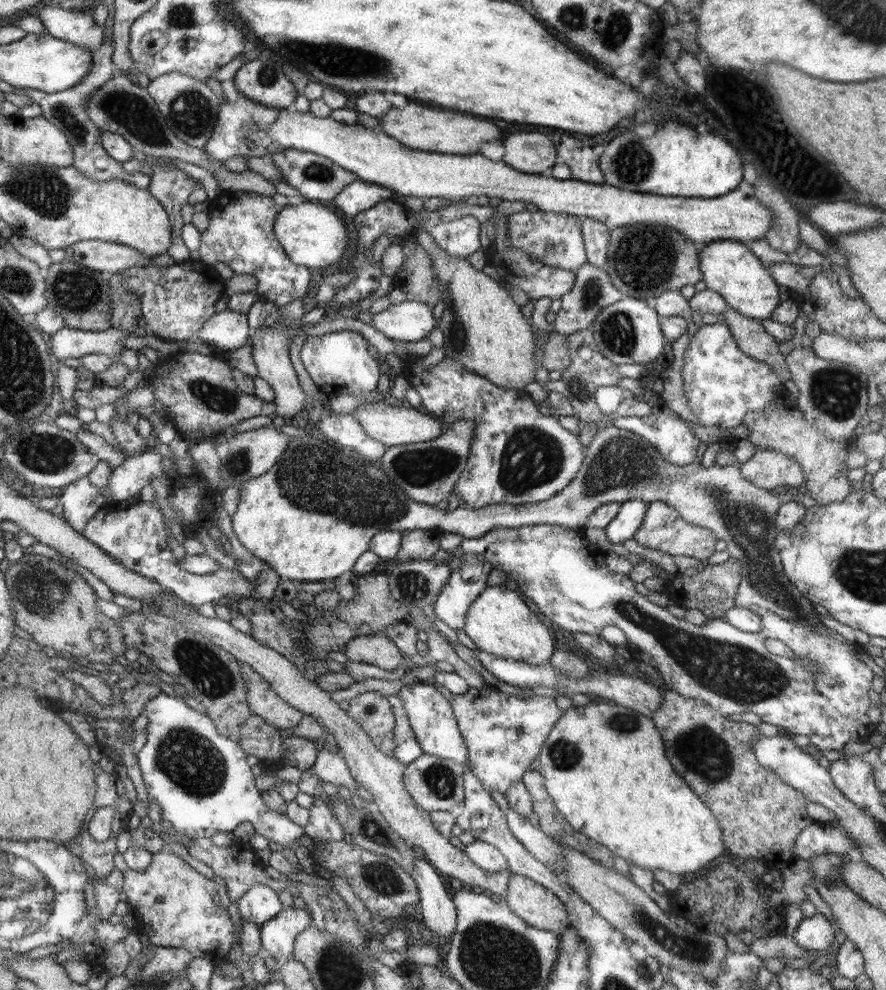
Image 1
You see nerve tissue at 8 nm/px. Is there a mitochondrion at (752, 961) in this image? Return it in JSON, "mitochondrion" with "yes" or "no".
{"mitochondrion":"no"}

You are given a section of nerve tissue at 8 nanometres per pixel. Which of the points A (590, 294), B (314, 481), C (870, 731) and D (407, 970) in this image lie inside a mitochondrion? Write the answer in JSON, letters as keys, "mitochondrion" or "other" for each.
{"A":"mitochondrion","B":"mitochondrion","C":"other","D":"other"}

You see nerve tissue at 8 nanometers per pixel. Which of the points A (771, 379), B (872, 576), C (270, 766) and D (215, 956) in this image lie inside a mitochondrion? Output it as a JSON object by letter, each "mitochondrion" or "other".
{"A":"other","B":"mitochondrion","C":"other","D":"other"}

